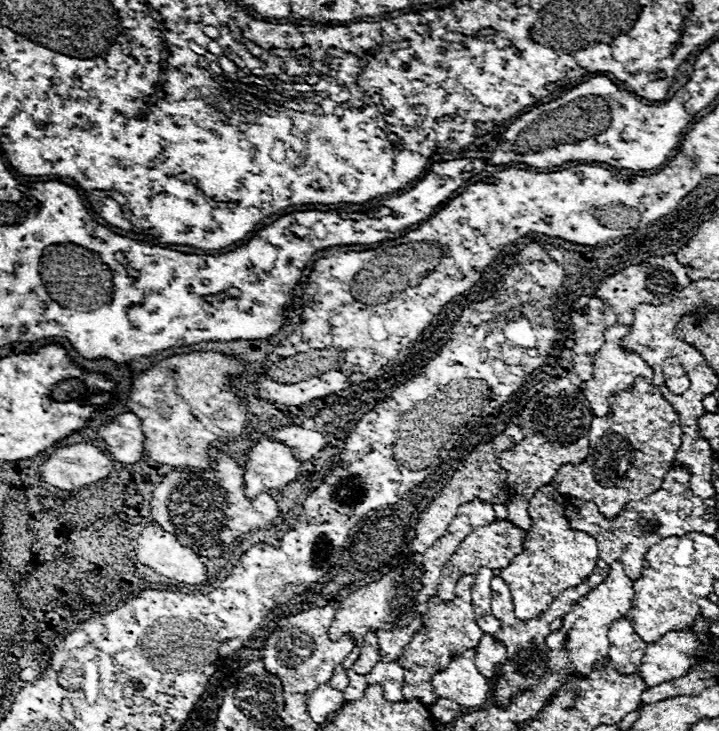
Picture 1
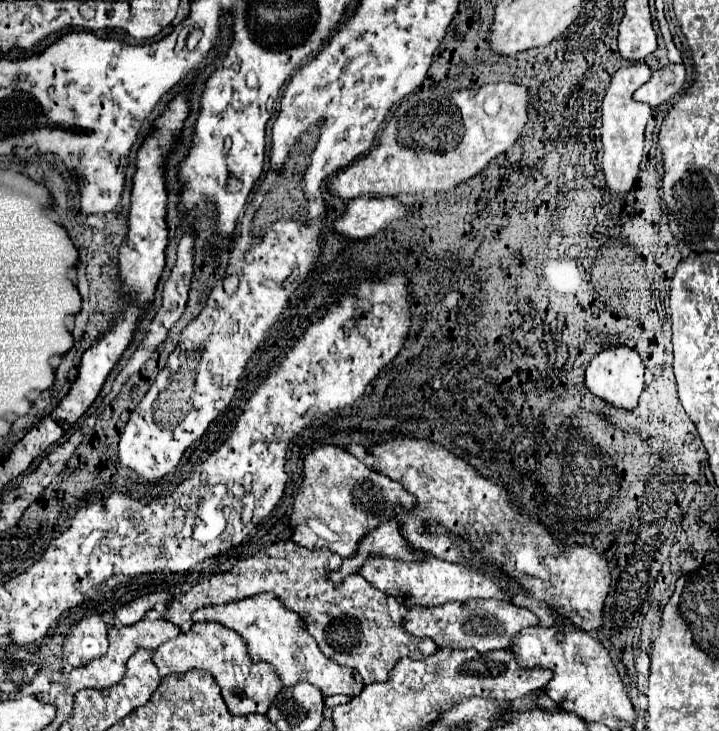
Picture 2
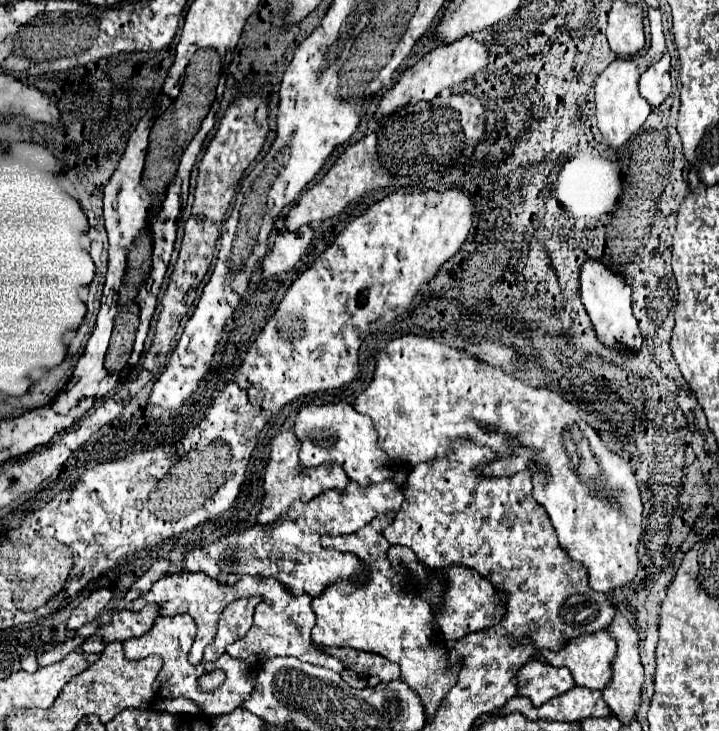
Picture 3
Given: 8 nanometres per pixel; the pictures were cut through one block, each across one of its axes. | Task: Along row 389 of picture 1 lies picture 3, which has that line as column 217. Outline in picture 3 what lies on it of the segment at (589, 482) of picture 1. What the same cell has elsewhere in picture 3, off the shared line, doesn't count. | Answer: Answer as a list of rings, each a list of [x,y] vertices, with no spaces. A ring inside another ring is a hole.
[[[240,598],[226,606],[218,622],[218,634],[204,652],[204,662],[212,662],[218,656],[222,656],[228,644],[240,640],[248,632],[248,628],[252,626],[254,606],[258,602],[260,598]]]

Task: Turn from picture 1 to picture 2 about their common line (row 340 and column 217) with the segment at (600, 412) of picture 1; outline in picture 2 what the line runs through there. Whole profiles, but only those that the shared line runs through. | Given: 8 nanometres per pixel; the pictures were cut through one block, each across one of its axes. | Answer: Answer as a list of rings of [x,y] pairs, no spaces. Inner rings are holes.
[[[272,592],[256,594],[252,598],[244,598],[244,600],[232,602],[232,604],[198,608],[192,614],[192,620],[194,622],[216,620],[224,628],[238,632],[248,646],[248,656],[256,662],[264,660],[264,662],[272,664],[276,674],[280,676],[282,684],[296,684],[296,682],[306,680],[306,682],[318,686],[324,696],[330,696],[330,694],[358,696],[362,692],[362,676],[356,670],[340,666],[334,660],[326,658],[320,652],[316,640],[304,628],[304,620],[300,618],[300,614],[284,608],[284,604],[280,604],[276,600],[276,596],[272,596]]]

